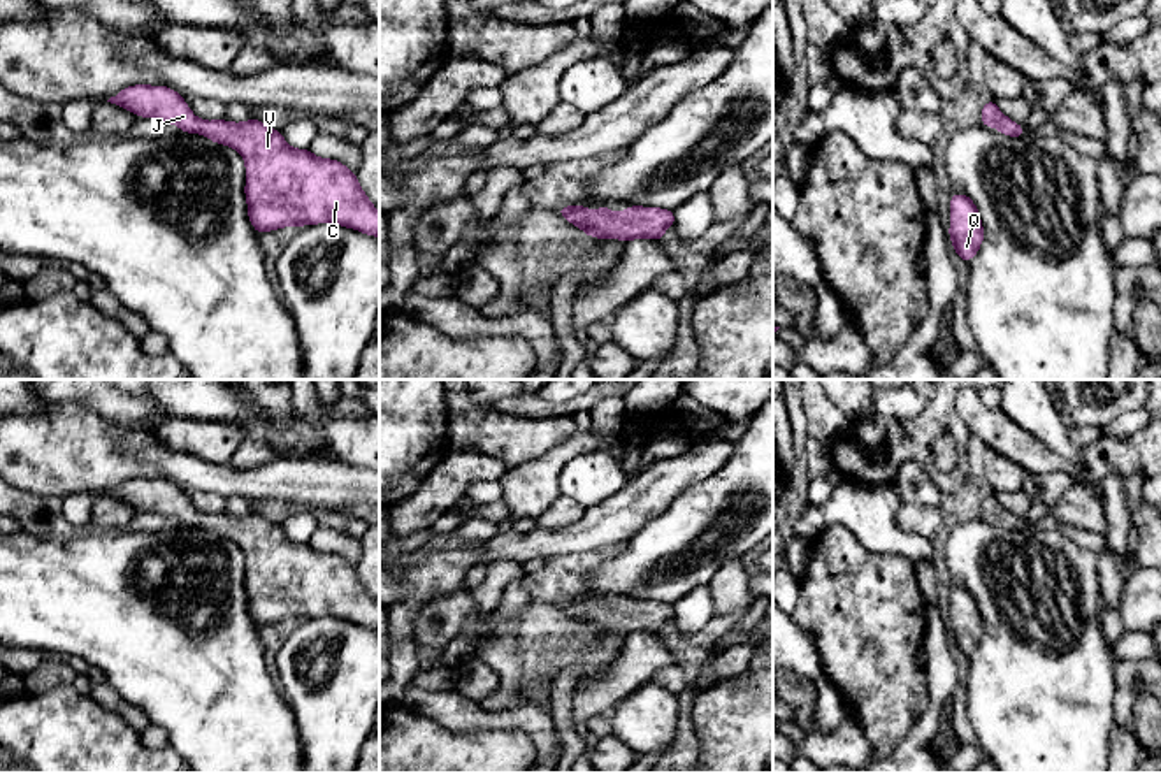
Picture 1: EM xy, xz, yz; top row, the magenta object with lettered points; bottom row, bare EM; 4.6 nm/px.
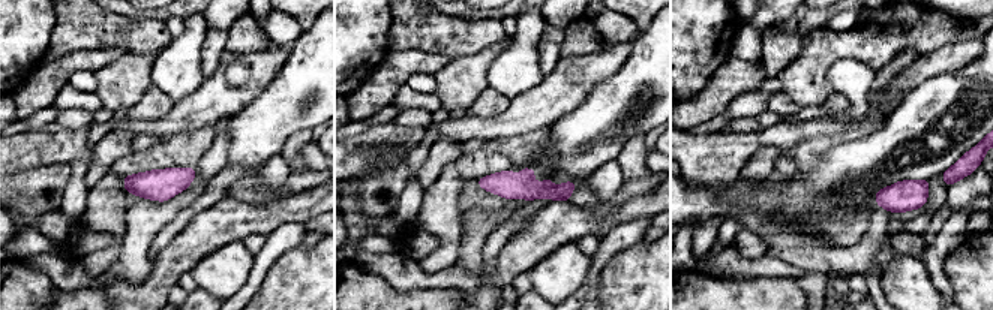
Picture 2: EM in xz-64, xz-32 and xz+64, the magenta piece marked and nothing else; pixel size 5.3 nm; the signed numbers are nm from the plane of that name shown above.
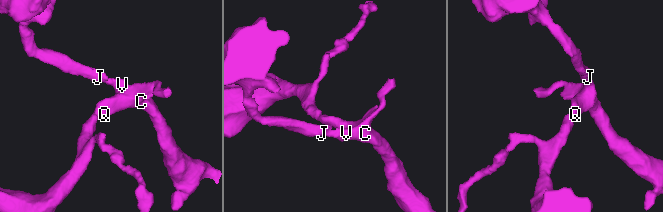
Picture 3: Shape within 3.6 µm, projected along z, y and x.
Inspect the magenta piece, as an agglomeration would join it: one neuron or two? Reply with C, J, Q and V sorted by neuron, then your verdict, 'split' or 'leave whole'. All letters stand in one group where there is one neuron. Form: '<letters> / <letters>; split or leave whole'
C J Q V; leave whole

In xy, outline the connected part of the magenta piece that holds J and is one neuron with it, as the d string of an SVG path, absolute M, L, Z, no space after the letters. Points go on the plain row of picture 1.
M128 480L107 495L237 543L246 555L248 610L258 629L288 618L328 615L379 631L379 606L353 564L309 543L290 541L279 524L255 511L246 517L198 513L167 480Z

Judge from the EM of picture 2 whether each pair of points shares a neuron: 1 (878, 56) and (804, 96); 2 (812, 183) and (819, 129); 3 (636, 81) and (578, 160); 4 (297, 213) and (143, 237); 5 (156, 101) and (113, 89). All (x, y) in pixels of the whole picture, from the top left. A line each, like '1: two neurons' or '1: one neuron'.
1: one neuron
2: two neurons
3: one neuron
4: two neurons
5: two neurons

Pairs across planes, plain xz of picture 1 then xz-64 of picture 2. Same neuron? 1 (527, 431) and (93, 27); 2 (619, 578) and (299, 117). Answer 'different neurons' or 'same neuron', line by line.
1: same neuron
2: same neuron

